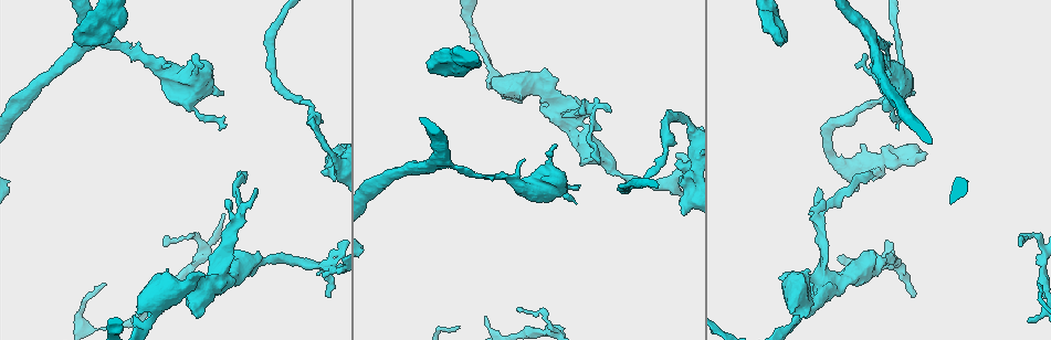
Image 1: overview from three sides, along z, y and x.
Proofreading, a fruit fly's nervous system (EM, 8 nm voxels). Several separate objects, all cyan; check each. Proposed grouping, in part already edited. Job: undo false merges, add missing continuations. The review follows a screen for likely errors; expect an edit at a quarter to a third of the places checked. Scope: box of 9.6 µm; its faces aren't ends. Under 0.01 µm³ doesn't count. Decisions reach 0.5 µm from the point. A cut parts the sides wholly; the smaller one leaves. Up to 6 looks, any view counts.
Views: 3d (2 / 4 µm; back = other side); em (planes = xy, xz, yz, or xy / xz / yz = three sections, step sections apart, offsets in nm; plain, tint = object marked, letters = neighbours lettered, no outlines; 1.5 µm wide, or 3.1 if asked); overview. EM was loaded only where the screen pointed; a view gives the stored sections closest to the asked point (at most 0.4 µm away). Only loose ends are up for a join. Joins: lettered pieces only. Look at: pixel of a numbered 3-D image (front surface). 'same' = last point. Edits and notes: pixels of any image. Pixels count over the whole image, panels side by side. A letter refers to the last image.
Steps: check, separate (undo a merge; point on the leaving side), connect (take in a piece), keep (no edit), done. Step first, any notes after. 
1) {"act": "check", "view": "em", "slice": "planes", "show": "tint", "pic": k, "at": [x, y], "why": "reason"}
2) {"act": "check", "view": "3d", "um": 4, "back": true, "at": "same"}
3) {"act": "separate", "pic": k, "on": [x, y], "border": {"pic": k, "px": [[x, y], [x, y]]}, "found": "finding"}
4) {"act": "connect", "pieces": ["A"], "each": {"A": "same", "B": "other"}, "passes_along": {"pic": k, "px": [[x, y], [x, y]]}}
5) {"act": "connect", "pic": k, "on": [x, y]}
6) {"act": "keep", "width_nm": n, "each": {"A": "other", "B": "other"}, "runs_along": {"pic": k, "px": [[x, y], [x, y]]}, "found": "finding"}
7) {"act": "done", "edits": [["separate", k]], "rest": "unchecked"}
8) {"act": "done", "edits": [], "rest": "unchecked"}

{"act": "check", "view": "em", "slice": "yz", "step": 4, "show": "tint", "pic": 1, "at": [253, 260], "why": "calibre changes"}

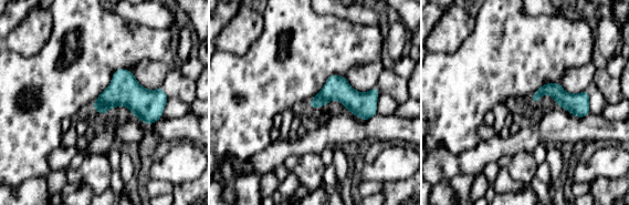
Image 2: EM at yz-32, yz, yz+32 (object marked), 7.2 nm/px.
{"act": "check", "view": "em", "slice": "planes", "show": "letters", "at": "same", "why": "cut it another way"}

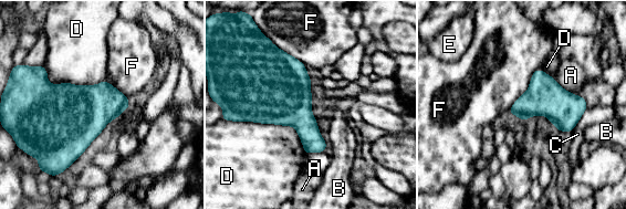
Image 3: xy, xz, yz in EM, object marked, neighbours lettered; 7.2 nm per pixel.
{"act": "keep", "each": {"A": "other", "B": "other", "C": "other", "D": "other", "E": "other", "F": "other"}, "border": {"pic": 3, "px": [[540, 69], [509, 111]]}, "found": "one neuron here"}

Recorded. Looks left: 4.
{"act": "check", "view": "em", "slice": "planes", "show": "letters", "pic": 1, "at": [226, 127], "why": "tapers out"}

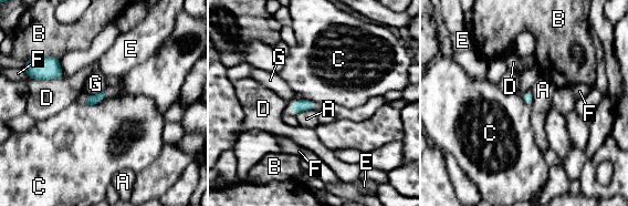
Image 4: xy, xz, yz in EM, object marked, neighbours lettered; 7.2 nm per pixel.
{"act": "keep", "each": {"A": "other", "B": "other", "C": "other", "D": "other", "E": "other", "F": "other", "G": "other"}, "border": {"pic": 4, "px": [[101, 100], [94, 104], [84, 105]]}, "found": "no lettered piece goes on from it"}

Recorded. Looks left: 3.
{"act": "check", "view": "em", "slice": "planes", "show": "letters", "pic": 1, "at": [682, 214]}

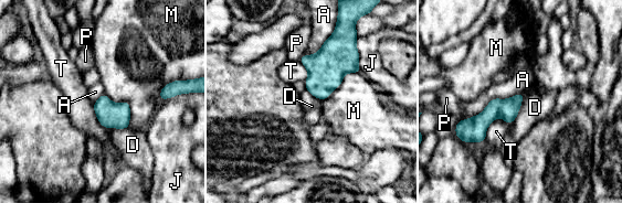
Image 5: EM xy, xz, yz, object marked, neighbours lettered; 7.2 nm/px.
{"act": "keep", "each": {"A": "other", "D": "other", "J": "other", "M": "other", "P": "other", "T": "other"}, "runs_along": {"pic": 5, "px": [[519, 96], [467, 132]]}, "found": "none of them fits"}

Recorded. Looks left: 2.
{"act": "done", "edits": [], "rest": "unchecked"}

